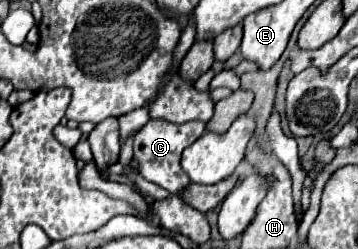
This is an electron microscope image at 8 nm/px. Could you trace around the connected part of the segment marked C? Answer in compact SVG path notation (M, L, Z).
M151 119L133 137L133 159L139 165L139 173L147 181L157 183L163 189L167 189L169 193L177 195L183 187L189 185L189 177L185 175L185 171L179 165L181 151L185 147L189 147L191 143L195 143L203 135L203 131L205 131L205 123L201 123L201 121L189 121L183 125L177 125L177 123L169 123L165 119Z

